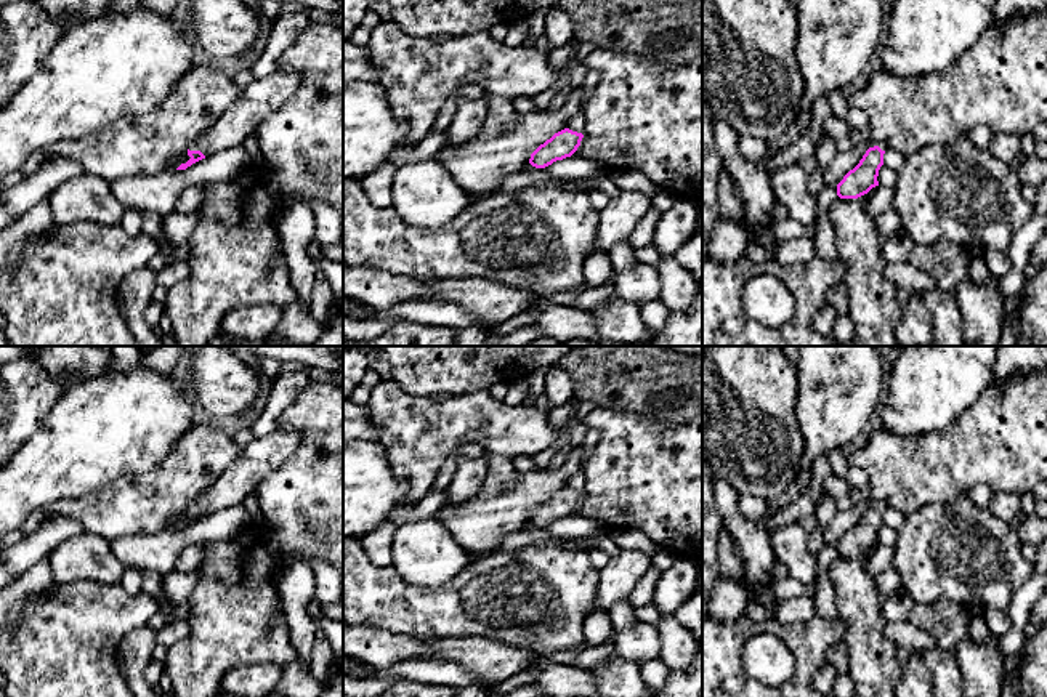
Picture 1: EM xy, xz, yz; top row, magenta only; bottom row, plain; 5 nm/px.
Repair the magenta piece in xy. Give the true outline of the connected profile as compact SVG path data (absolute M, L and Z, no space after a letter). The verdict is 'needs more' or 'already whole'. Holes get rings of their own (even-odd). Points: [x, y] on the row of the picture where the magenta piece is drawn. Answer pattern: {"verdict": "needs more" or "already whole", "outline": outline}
{"verdict": "needs more", "outline": "M276 71L252 80L216 122L188 149L191 157L176 170L212 157L228 147L242 146L250 133L289 99L298 88L298 75Z"}

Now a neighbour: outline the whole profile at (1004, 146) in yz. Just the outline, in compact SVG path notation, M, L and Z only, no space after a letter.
M994 133L988 151L1005 163L1021 157L1021 136L1009 133Z

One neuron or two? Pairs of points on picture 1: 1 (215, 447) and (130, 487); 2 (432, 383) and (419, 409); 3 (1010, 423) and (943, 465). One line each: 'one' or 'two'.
1: one
2: two
3: one

